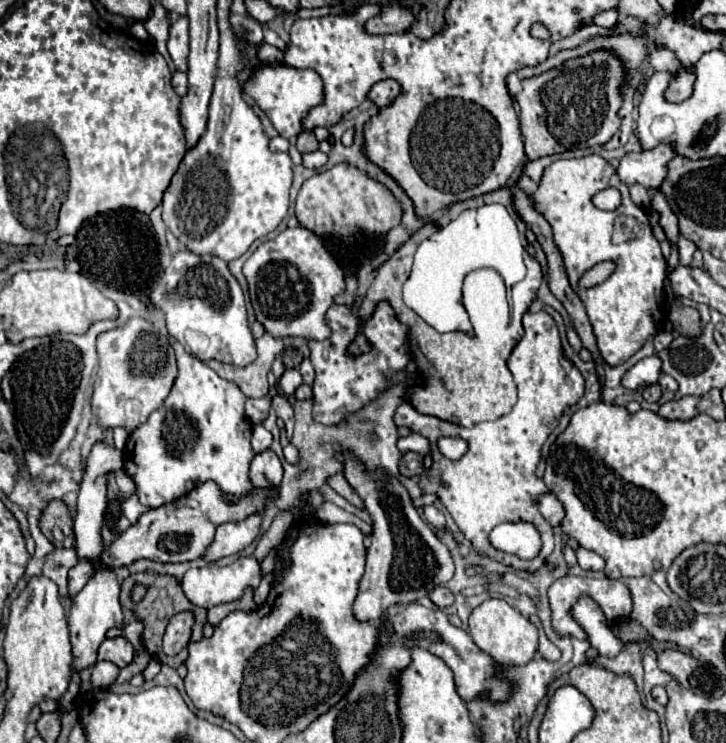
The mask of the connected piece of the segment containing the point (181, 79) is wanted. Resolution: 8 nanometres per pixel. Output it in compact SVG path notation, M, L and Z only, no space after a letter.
M176 70L174 76L172 76L172 86L176 90L178 96L184 96L186 90L188 90L188 82L186 82L186 74L182 70Z

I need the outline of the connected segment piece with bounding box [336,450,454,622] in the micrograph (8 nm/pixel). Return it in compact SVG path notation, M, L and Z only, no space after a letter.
M352 450L336 452L336 458L342 464L344 478L362 498L364 510L372 518L366 572L360 580L358 598L354 602L354 616L362 622L380 620L390 608L418 602L436 586L446 584L454 576L454 560L448 546L420 518L408 490L396 476L388 474L384 468L366 468L366 464Z

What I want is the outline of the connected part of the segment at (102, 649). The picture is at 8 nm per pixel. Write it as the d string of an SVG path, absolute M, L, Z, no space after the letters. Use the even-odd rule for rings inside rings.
M122 636L122 638L106 638L98 649L97 660L122 662L122 666L128 666L132 662L132 656L134 656L134 648ZM124 660L126 660L126 664L124 664Z

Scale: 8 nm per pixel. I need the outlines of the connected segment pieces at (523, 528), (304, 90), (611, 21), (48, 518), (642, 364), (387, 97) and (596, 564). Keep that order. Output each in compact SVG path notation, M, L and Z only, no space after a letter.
M518 520L498 524L492 532L492 546L512 552L518 558L534 558L540 552L540 534L534 524Z
M262 64L256 70L252 82L248 82L248 86L244 86L244 92L250 94L256 100L256 104L266 112L266 116L270 118L274 128L284 138L298 136L302 132L300 120L304 118L304 114L312 106L320 104L320 98L324 96L320 76L314 70L296 70L296 68L290 68L286 64L276 66L276 68L268 66L268 64Z
M612 8L612 10L606 10L606 12L600 12L594 20L594 24L598 26L606 26L606 28L612 28L616 22L618 22L618 8Z
M62 500L48 502L48 506L44 508L42 518L40 518L40 528L42 528L42 532L48 538L52 538L52 528L58 526L64 532L64 536L70 536L72 534L72 546L74 546L74 530L72 530L72 524L74 524L74 518L72 518L68 506Z
M648 356L642 358L640 362L636 362L622 378L622 386L628 390L642 390L644 386L650 386L654 382L658 382L660 376L660 358Z
M380 80L370 88L368 98L378 104L380 108L388 106L388 102L392 102L392 98L396 98L396 94L400 94L400 84L396 80Z
M582 546L576 548L574 552L576 552L576 558L578 558L580 568L584 568L584 570L602 570L604 568L604 560L596 552L586 550Z

